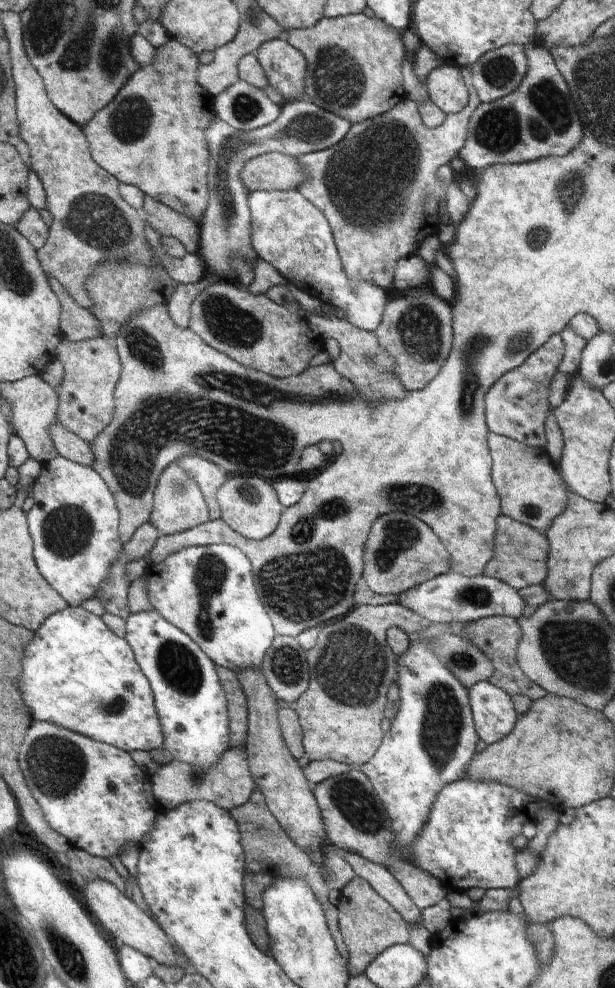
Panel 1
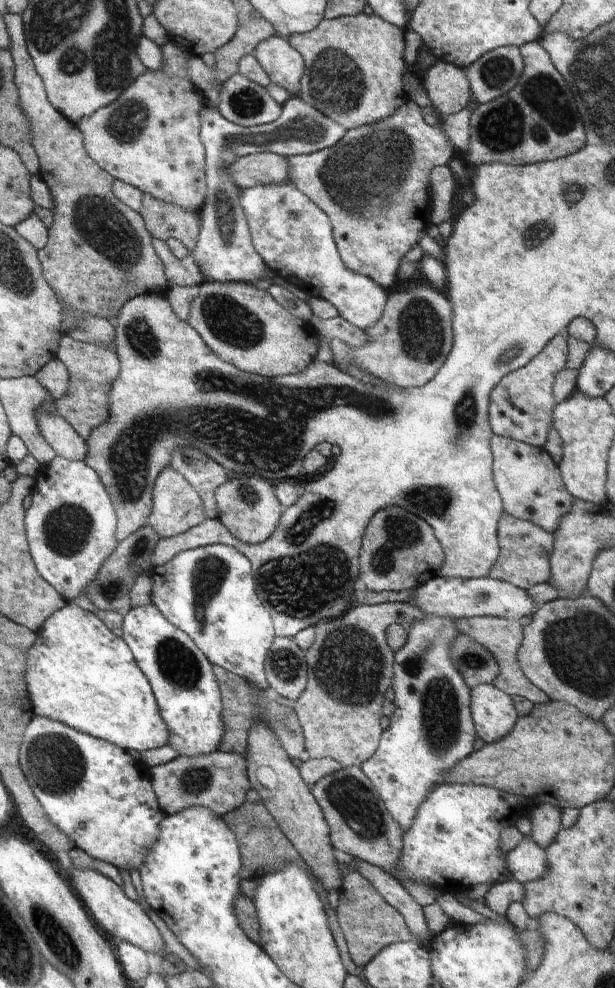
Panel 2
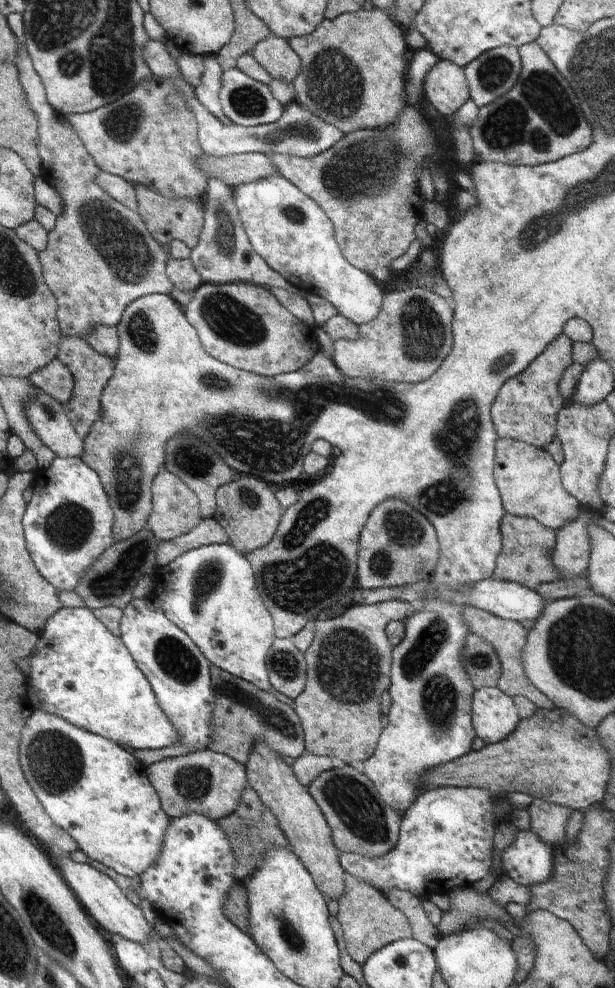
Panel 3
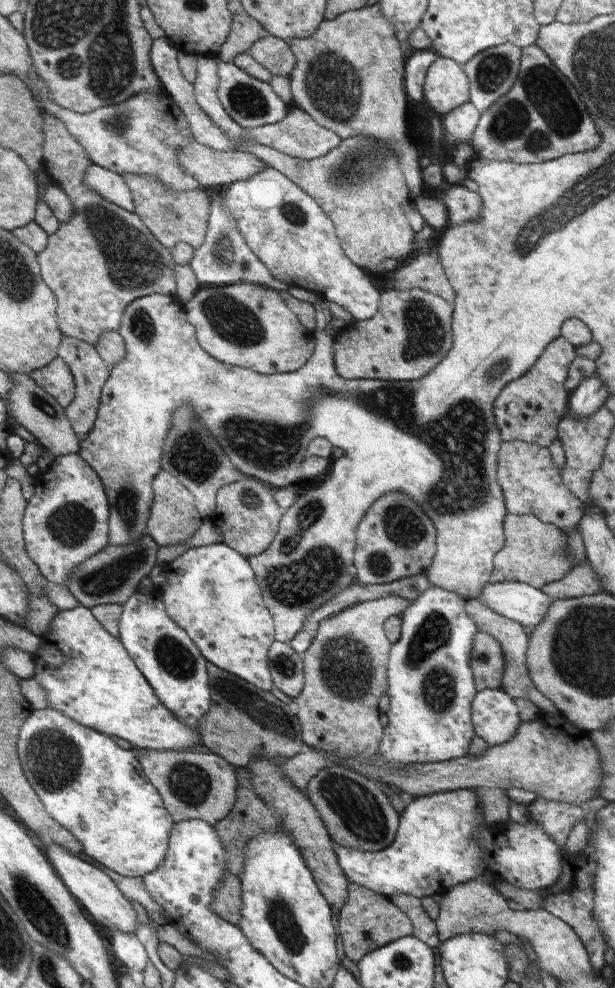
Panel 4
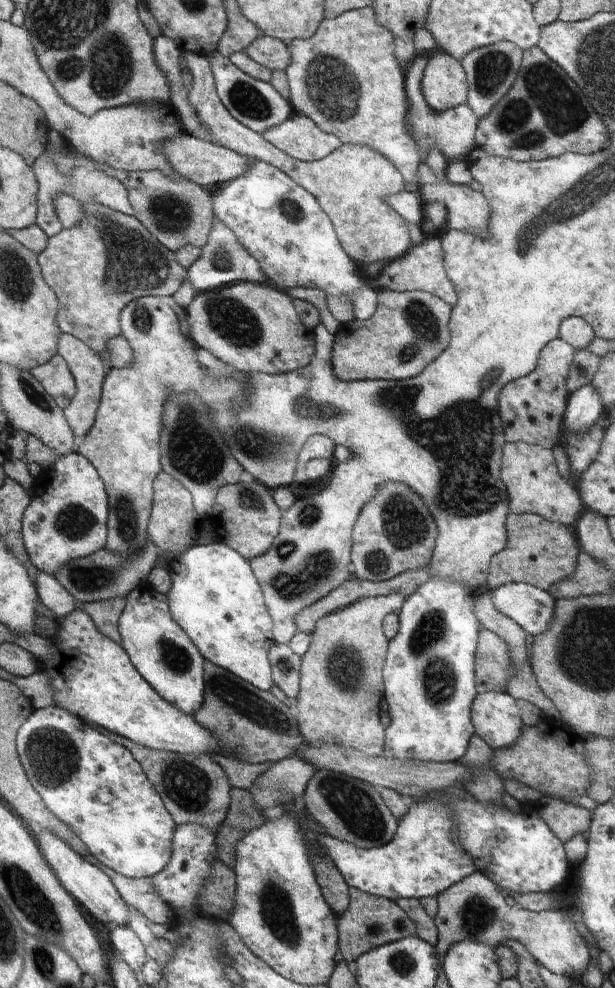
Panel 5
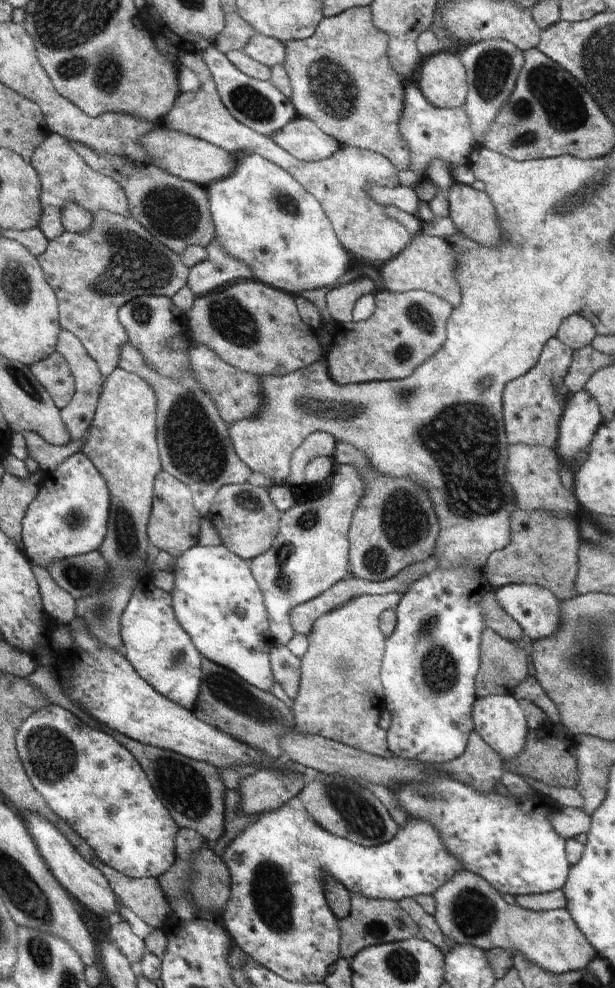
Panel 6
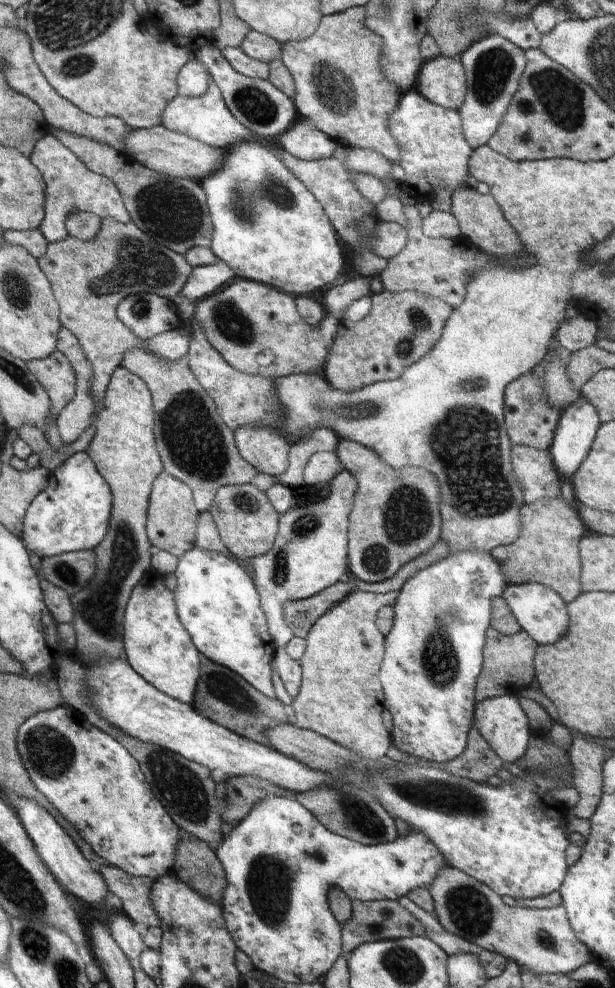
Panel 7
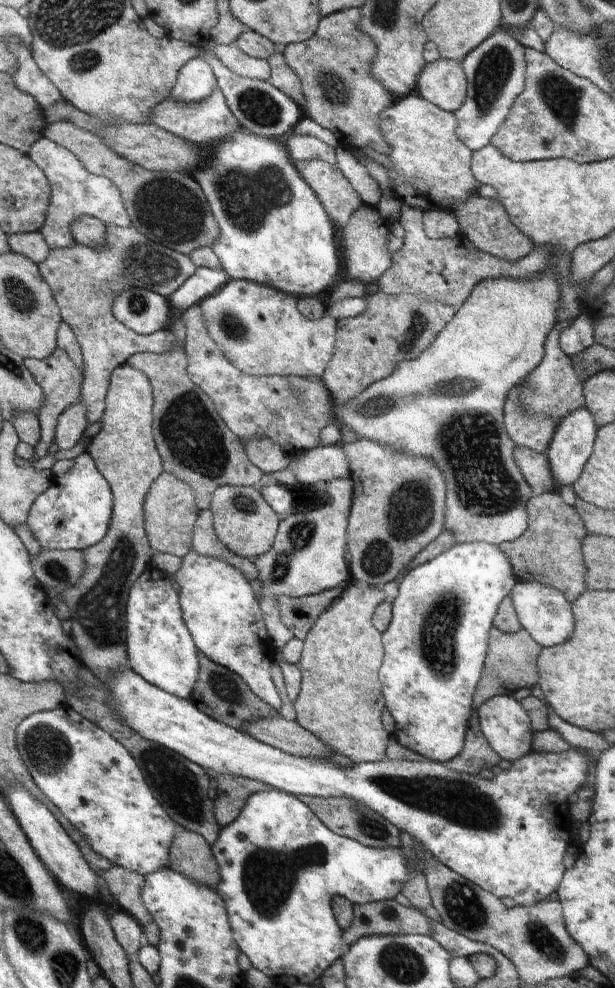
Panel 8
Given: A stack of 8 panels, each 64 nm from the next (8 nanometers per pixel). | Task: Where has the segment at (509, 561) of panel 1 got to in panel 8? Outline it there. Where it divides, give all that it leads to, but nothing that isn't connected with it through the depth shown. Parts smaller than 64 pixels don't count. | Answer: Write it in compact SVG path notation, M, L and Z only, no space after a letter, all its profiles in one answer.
M556 491L528 499L526 532L518 540L502 543L497 547L509 558L518 581L536 581L551 586L559 590L572 604L587 590L582 543L588 534L576 509L566 504Z

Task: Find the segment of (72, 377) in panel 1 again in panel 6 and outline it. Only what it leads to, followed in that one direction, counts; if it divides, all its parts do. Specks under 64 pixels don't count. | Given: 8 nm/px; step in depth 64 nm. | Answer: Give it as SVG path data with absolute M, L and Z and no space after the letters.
M61 329L57 338L56 352L60 353L66 360L72 376L75 378L75 393L68 406L59 409L61 419L71 436L72 441L77 441L82 438L93 423L95 410L101 394L101 386L103 384L103 376L100 369L97 367L96 361L88 354L84 345L71 332Z

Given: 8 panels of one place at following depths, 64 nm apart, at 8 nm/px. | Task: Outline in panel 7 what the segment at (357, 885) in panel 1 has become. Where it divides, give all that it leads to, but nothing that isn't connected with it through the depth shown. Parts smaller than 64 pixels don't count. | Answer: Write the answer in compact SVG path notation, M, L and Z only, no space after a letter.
M351 899L352 916L341 925L342 956L349 955L355 948L364 943L422 937L425 934L420 921L411 915L398 901L384 899L381 901L360 901Z

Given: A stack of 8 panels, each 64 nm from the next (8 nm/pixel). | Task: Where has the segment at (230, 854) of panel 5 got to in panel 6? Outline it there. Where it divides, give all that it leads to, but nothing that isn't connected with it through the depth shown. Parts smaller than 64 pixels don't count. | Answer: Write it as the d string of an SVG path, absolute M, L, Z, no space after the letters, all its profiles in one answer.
M228 789L225 792L225 822L222 836L213 842L213 851L223 860L225 848L254 820L255 815L245 815L241 811L241 800L238 789Z

